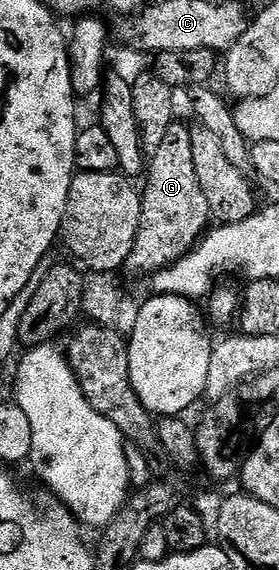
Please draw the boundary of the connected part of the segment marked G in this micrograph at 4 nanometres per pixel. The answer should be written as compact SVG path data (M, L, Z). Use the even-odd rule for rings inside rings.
M176 121L169 125L165 141L150 156L145 171L147 188L142 188L143 208L141 225L133 253L129 253L126 270L146 276L156 269L180 258L196 241L203 238L212 222L209 201L205 201L205 189L197 181L197 169L193 169L193 141L191 127Z

